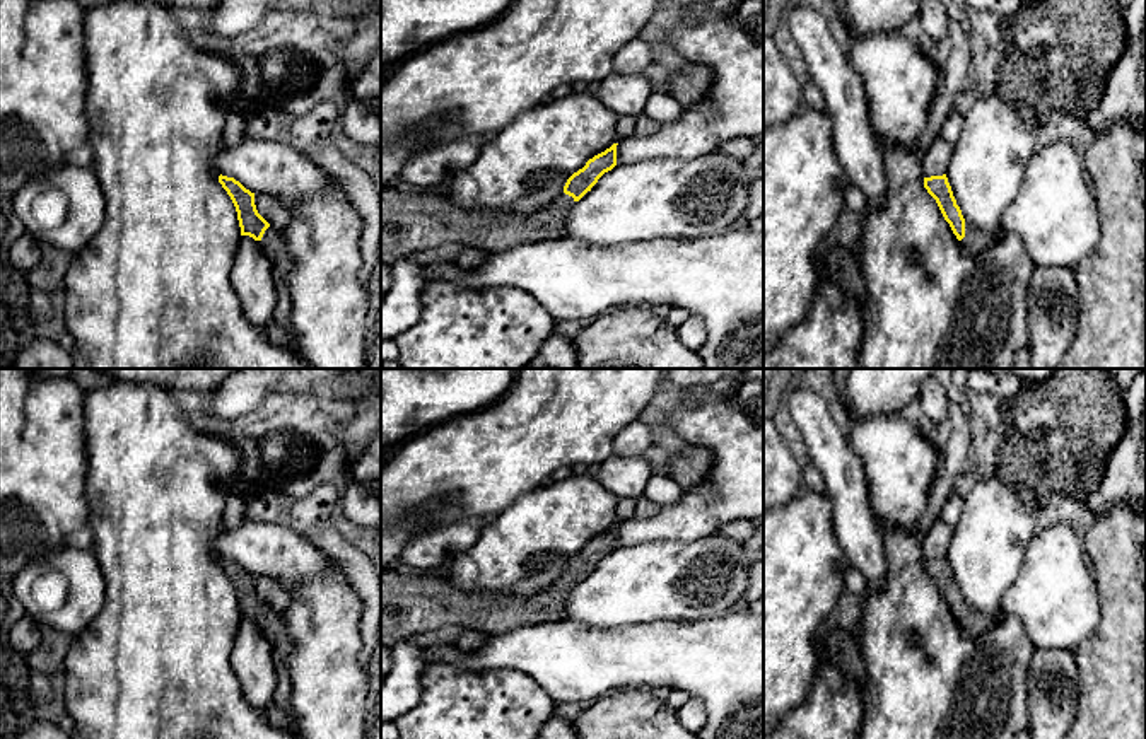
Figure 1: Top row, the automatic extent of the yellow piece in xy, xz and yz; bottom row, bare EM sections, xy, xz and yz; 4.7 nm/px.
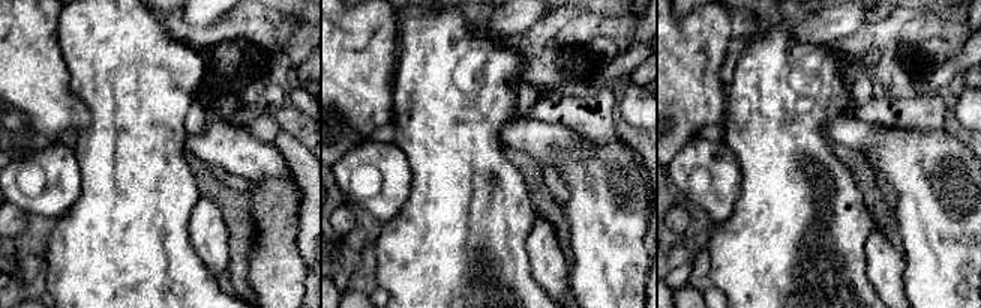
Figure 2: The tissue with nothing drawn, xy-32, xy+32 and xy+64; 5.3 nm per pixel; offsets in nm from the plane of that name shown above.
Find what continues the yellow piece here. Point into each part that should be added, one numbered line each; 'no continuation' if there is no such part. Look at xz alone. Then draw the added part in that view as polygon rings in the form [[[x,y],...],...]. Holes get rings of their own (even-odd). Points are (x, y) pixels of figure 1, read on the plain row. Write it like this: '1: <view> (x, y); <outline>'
1: xz (410, 605); [[[381,568],[381,643],[391,645],[447,625],[482,631],[490,638],[524,625],[565,620],[574,585],[572,579],[560,575],[531,597],[485,596],[463,591],[436,573]]]

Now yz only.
1: yz (976, 623); [[[965,604],[965,620],[960,623],[960,626],[968,638],[975,638],[977,635],[982,635],[992,628],[999,618],[1001,614],[980,613]]]

